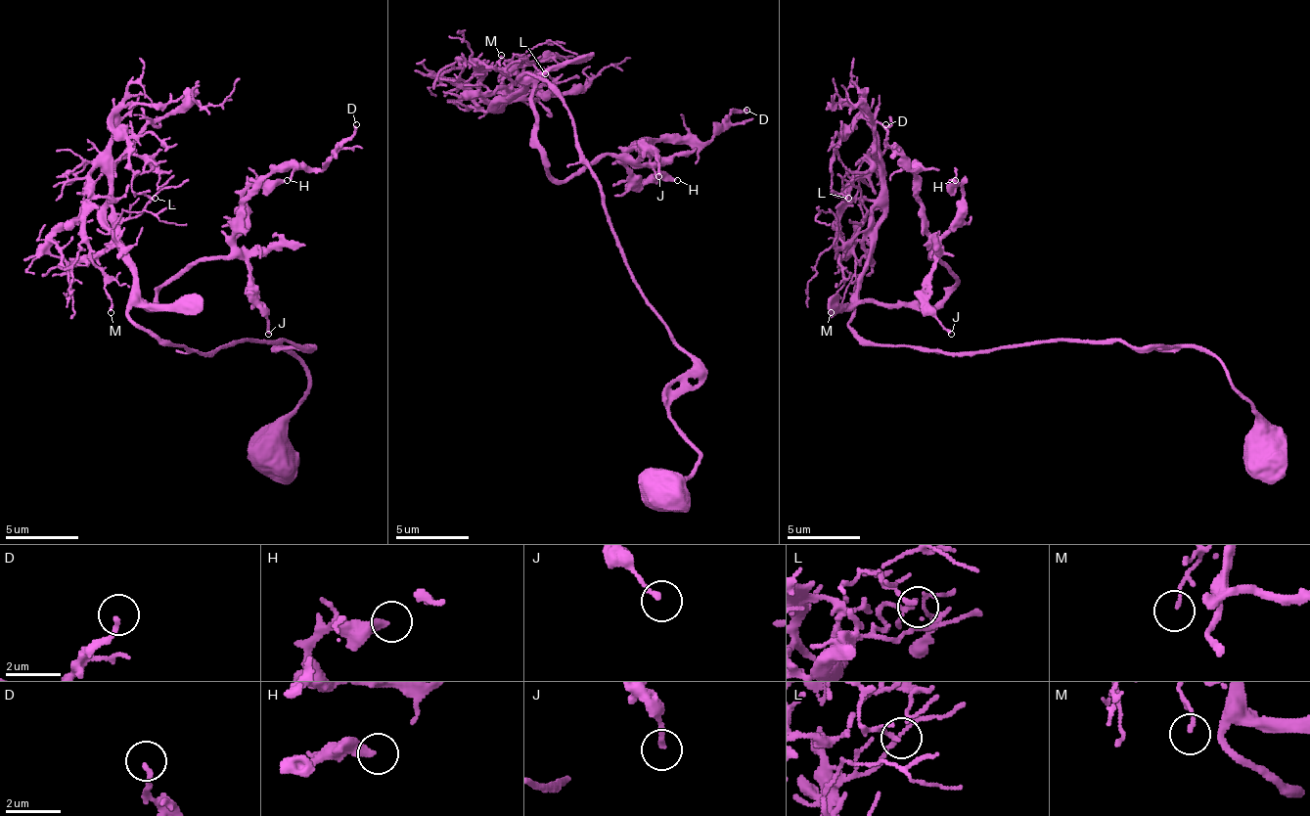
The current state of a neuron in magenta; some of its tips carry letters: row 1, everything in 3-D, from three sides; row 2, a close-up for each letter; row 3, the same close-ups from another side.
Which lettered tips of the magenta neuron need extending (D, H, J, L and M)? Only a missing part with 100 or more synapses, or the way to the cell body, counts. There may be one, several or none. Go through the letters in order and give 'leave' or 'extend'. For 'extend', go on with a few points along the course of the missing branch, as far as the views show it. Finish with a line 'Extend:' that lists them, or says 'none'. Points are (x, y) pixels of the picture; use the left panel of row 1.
D: leave
H: leave
J: leave
L: leave
M: leave
Extend: none

